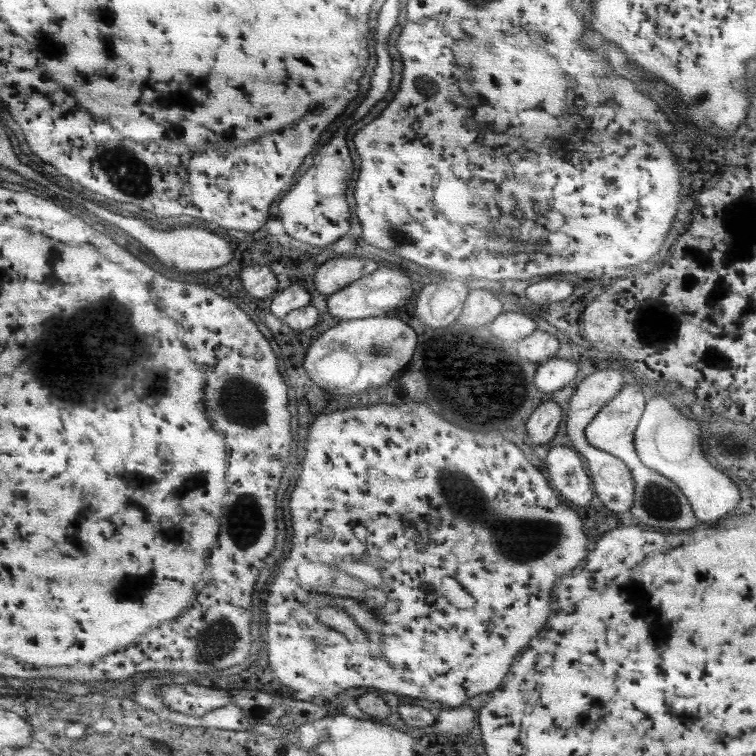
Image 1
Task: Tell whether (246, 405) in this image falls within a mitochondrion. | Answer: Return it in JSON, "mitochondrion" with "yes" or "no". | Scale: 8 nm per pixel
{"mitochondrion":"yes"}

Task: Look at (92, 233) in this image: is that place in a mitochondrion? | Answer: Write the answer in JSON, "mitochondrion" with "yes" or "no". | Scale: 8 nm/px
{"mitochondrion":"no"}

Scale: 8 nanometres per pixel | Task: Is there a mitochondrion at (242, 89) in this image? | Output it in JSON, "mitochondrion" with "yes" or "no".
{"mitochondrion":"no"}

